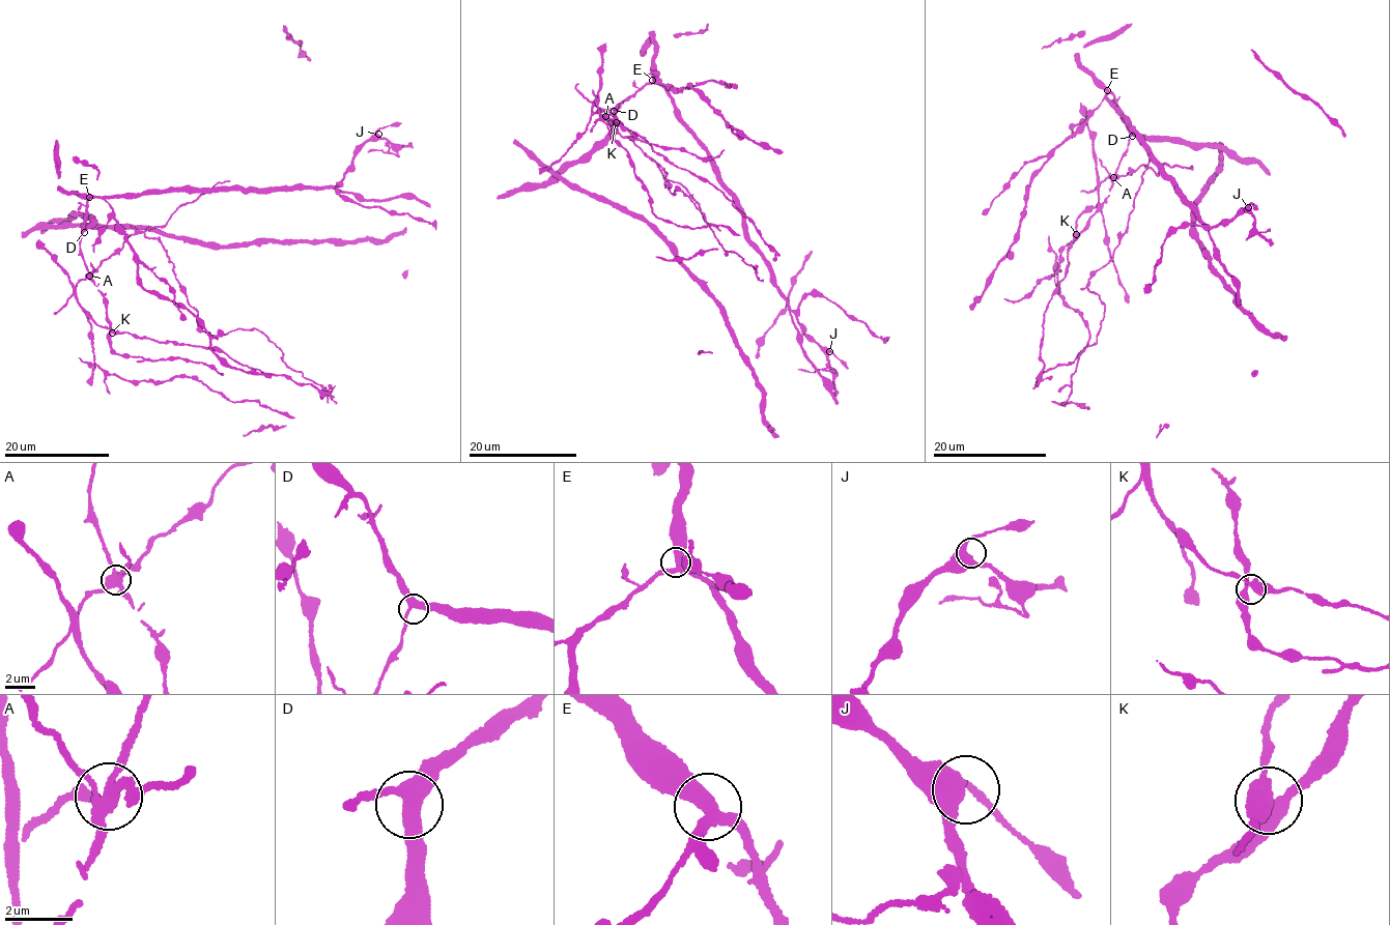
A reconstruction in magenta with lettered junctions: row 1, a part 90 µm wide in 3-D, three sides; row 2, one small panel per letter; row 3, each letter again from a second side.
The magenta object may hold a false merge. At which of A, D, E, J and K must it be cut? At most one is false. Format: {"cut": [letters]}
{"cut": ["A"]}

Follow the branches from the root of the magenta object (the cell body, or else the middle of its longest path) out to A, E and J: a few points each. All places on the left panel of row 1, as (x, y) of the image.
A: (115, 197), (92, 196), (88, 199), (80, 250), (88, 275)
E: (115, 197), (89, 197)
J: (115, 197), (190, 186), (334, 185), (350, 168), (358, 149), (378, 134)

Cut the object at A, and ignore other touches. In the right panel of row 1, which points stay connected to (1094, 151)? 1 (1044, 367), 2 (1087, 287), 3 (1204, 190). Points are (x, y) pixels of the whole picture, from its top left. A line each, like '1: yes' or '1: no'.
1: yes
2: no
3: yes

